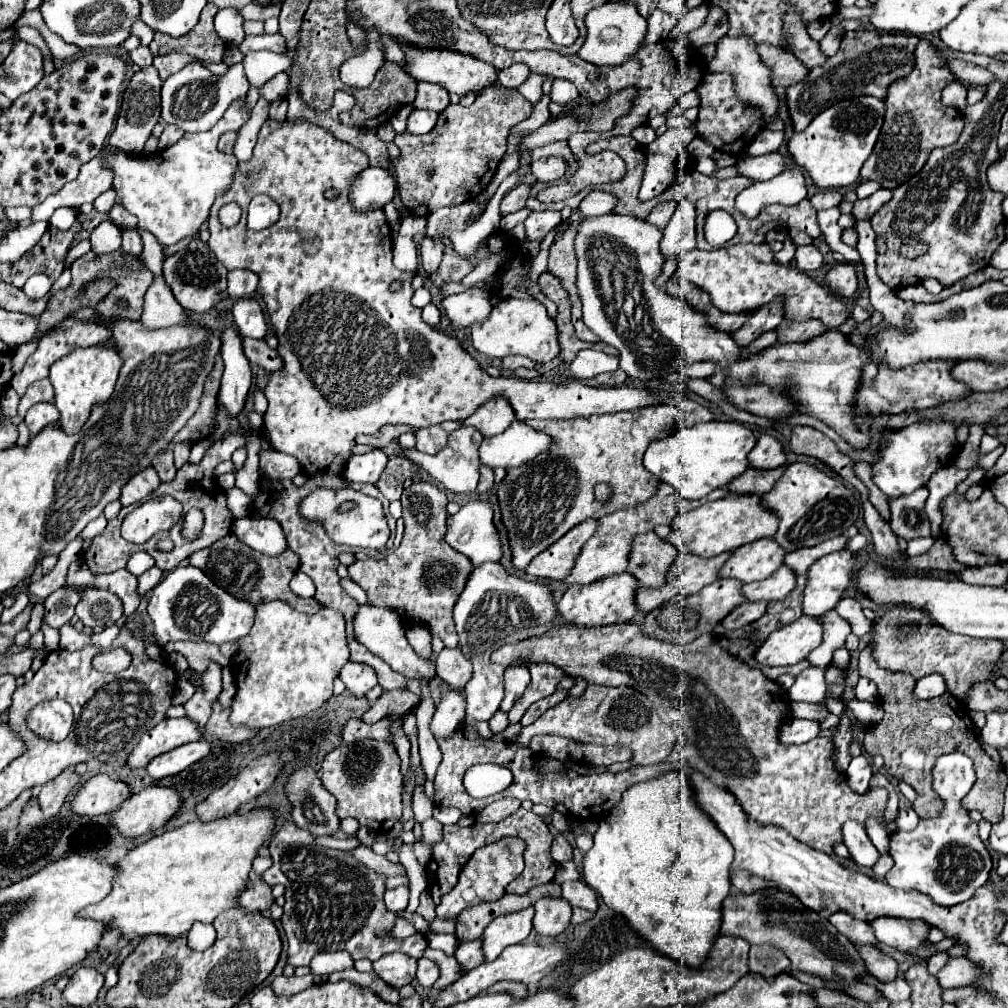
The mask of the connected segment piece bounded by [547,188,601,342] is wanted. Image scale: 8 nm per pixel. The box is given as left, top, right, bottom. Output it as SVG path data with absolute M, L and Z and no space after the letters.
M585 188L583 192L567 198L563 204L565 206L571 206L573 208L573 216L571 216L571 228L569 232L563 234L563 238L551 246L549 250L549 268L547 272L553 274L555 278L561 280L563 288L569 292L569 298L571 298L571 318L573 318L573 326L577 330L577 336L581 340L587 340L587 342L601 342L581 320L581 298L579 298L579 292L577 292L577 286L575 286L575 280L577 280L577 254L575 254L575 234L577 234L577 228L579 224L583 222L583 214L579 214L579 204L581 200L591 192L591 188Z

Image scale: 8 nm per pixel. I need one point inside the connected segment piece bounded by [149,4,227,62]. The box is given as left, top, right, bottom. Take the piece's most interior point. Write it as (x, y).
(203, 43)

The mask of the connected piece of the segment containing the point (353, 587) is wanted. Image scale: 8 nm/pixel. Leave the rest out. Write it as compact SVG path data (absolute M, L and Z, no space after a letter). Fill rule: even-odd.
M342 578L341 586L352 598L357 600L357 602L361 604L370 604L366 592L352 579Z

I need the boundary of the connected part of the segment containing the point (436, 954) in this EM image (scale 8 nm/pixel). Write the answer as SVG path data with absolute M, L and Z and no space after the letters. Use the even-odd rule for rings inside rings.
M427 948L425 950L425 956L429 958L429 960L433 960L437 966L439 966L439 970L441 970L441 976L439 976L439 980L435 982L435 986L433 988L437 988L437 990L443 990L443 988L447 988L449 984L453 984L459 976L461 976L461 966L459 966L459 962L455 960L455 956L447 956L445 952L441 952L441 950L433 950L433 948Z

